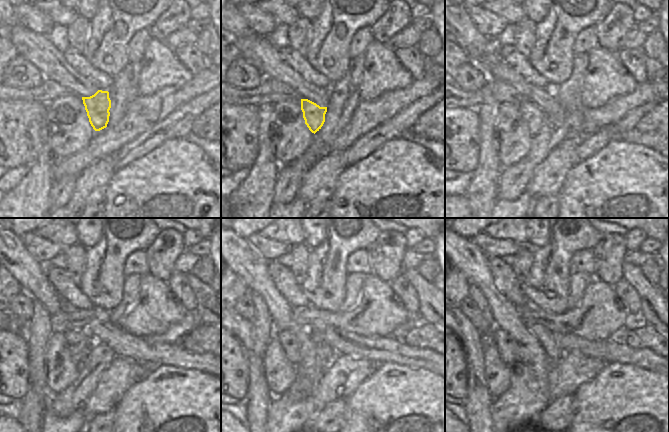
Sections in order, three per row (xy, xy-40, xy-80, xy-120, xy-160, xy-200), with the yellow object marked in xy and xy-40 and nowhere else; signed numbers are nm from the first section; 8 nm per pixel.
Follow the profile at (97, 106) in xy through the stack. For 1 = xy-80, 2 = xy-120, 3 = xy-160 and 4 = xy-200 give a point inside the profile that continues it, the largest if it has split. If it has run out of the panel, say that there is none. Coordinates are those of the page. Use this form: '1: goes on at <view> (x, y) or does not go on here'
1: goes on at xy-80 (533, 116)
2: goes on at xy-120 (80, 343)
3: goes on at xy-160 (289, 341)
4: goes on at xy-200 (508, 348)

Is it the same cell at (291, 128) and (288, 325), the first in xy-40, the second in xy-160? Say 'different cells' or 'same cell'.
different cells

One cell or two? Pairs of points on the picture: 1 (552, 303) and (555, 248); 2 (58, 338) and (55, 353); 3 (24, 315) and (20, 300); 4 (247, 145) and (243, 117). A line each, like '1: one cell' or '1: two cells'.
1: one cell
2: one cell
3: one cell
4: one cell

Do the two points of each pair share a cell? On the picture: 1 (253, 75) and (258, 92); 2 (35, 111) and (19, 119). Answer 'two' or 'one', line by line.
1: two
2: one

